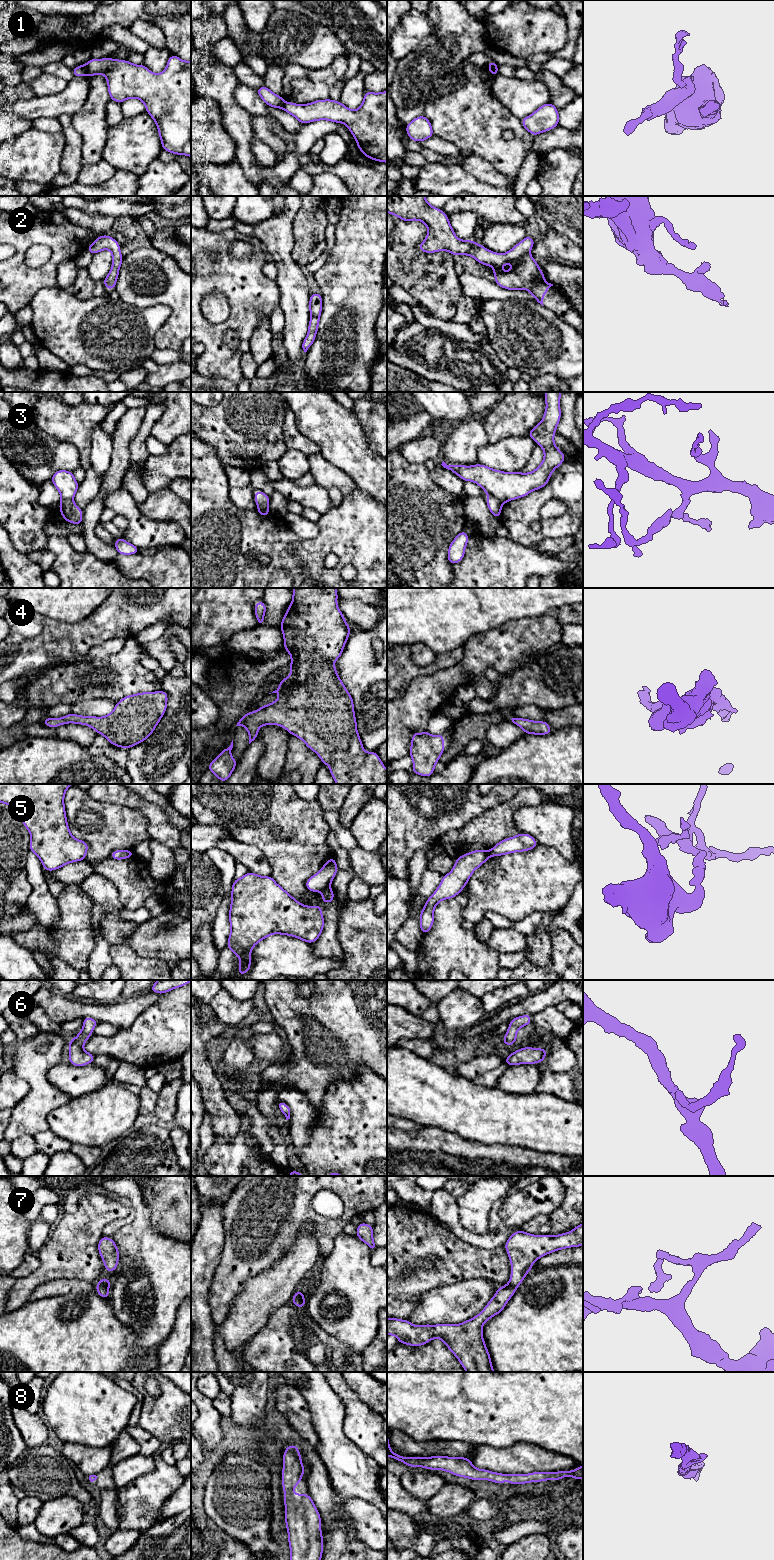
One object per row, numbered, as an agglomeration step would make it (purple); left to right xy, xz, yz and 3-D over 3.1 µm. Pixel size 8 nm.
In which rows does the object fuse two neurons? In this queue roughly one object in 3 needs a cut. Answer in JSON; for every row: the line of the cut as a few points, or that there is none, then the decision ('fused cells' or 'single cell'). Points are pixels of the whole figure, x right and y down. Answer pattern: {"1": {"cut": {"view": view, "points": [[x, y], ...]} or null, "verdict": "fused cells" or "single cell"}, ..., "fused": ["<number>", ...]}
{"1": {"cut": {"view": "xy", "points": [[85, 65], [88, 74]]}, "verdict": "fused cells"}, "2": {"cut": null, "verdict": "single cell"}, "3": {"cut": {"view": "yz", "points": [[489, 494], [496, 497], [502, 503]]}, "verdict": "fused cells"}, "4": {"cut": null, "verdict": "single cell"}, "5": {"cut": {"view": "xz", "points": [[328, 886], [321, 890]]}, "verdict": "fused cells"}, "6": {"cut": null, "verdict": "single cell"}, "7": {"cut": null, "verdict": "single cell"}, "8": {"cut": null, "verdict": "single cell"}, "fused": ["1", "3", "5"]}

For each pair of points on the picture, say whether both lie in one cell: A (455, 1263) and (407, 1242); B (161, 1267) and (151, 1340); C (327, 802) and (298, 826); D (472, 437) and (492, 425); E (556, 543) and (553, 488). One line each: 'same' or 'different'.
A: same
B: same
C: different
D: different
E: different

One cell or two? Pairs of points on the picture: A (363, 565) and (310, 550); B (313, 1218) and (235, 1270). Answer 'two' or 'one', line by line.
A: one
B: one

